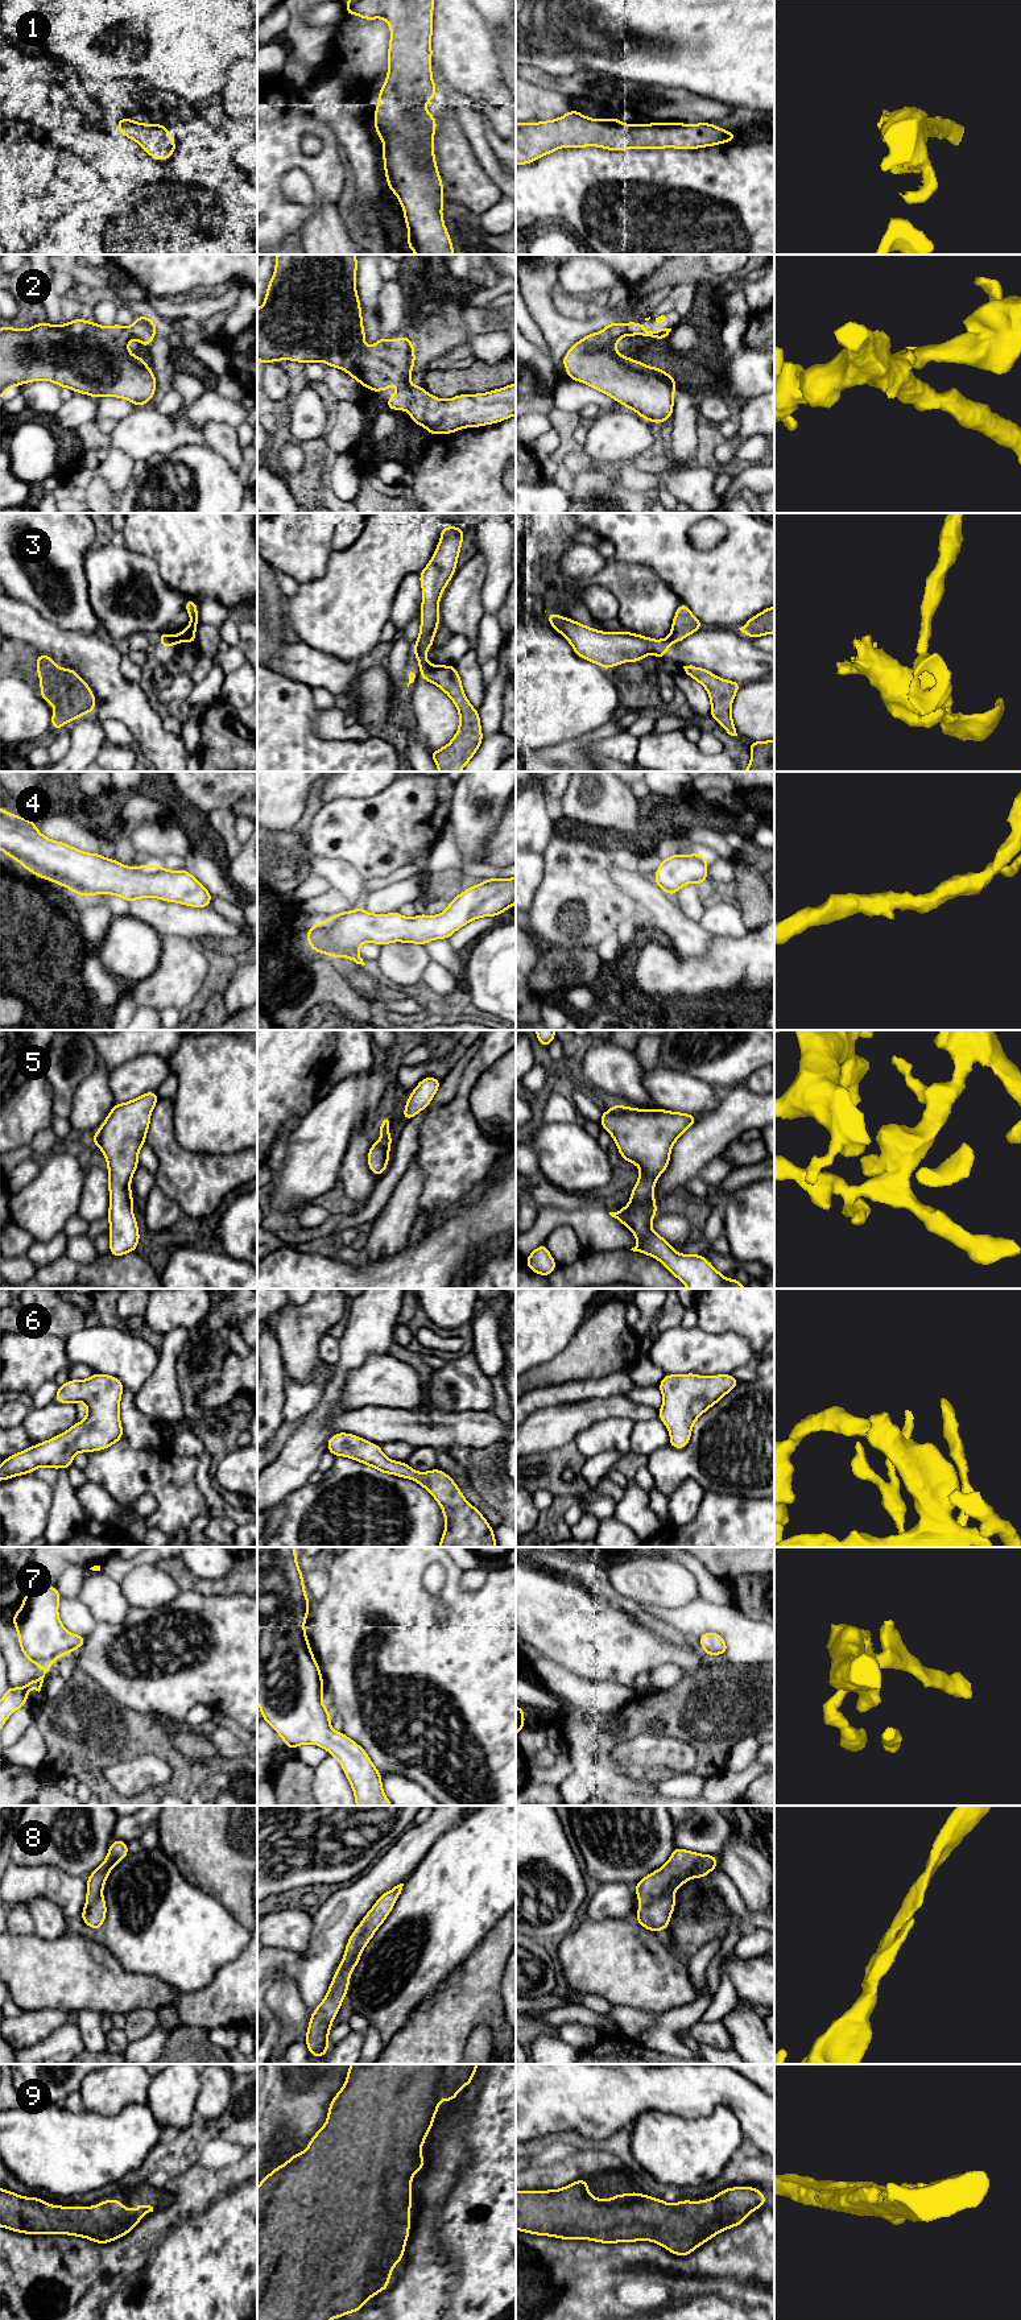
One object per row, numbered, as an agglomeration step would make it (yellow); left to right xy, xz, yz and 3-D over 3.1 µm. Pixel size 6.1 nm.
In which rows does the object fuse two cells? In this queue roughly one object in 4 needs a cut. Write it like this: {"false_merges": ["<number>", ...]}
{"false_merges": ["3"]}

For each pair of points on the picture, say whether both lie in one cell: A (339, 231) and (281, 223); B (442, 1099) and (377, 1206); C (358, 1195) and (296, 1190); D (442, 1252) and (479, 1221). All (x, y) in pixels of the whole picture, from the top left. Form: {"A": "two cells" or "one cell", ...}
{"A": "two cells", "B": "one cell", "C": "two cells", "D": "one cell"}

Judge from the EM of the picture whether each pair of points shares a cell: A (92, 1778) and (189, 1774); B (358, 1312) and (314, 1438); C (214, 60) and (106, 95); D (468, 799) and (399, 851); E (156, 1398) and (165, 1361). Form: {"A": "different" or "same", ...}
{"A": "same", "B": "same", "C": "different", "D": "different", "E": "same"}

